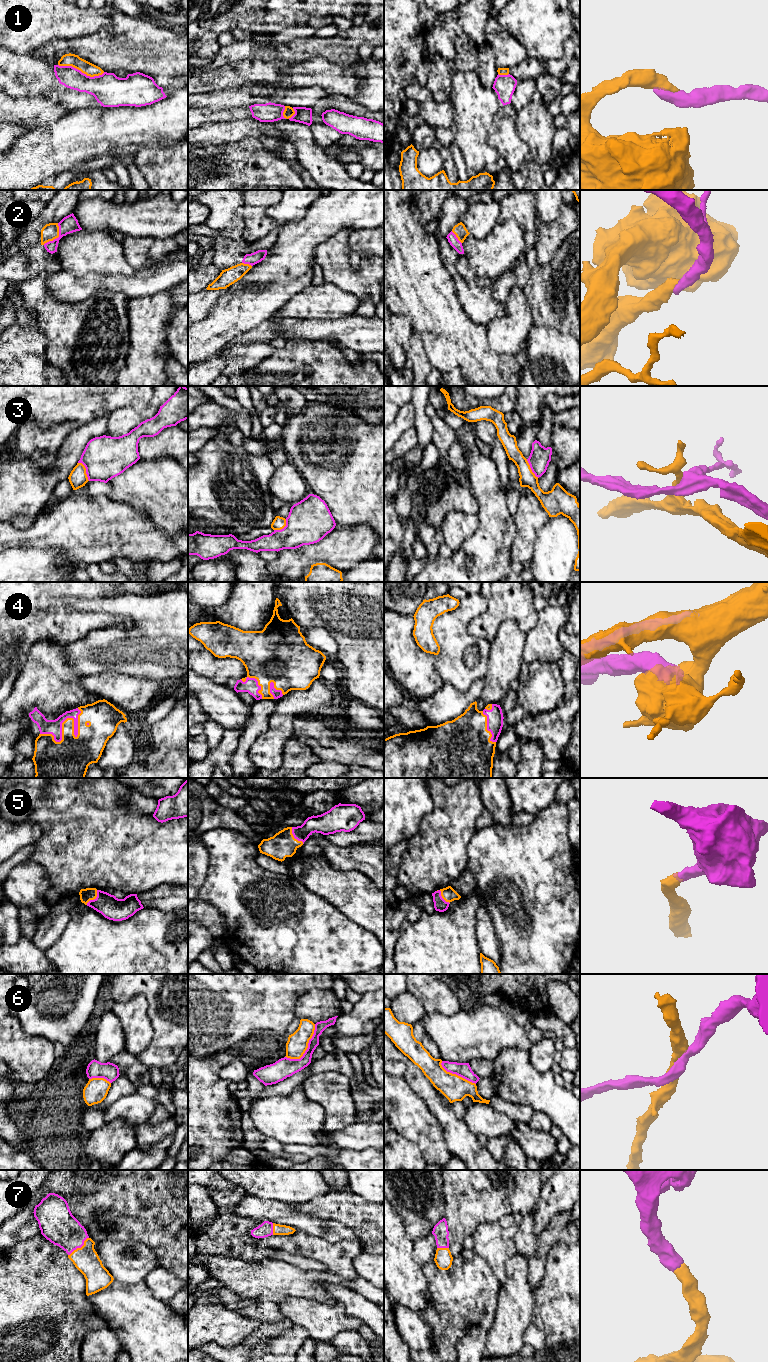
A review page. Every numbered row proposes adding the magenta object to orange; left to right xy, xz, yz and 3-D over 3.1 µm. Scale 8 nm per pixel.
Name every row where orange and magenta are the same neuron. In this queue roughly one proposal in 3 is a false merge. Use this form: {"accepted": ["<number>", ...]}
{"accepted": ["2", "4", "5", "7"]}

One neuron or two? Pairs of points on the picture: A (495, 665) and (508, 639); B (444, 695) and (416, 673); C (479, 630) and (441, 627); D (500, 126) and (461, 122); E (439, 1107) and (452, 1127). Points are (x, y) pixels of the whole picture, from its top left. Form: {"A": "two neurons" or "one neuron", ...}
{"A": "one neuron", "B": "two neurons", "C": "two neurons", "D": "two neurons", "E": "one neuron"}

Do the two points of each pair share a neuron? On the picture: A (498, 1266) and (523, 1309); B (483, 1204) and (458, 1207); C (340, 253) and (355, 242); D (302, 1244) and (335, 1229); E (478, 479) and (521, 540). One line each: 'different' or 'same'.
A: different
B: same
C: different
D: different
E: different

